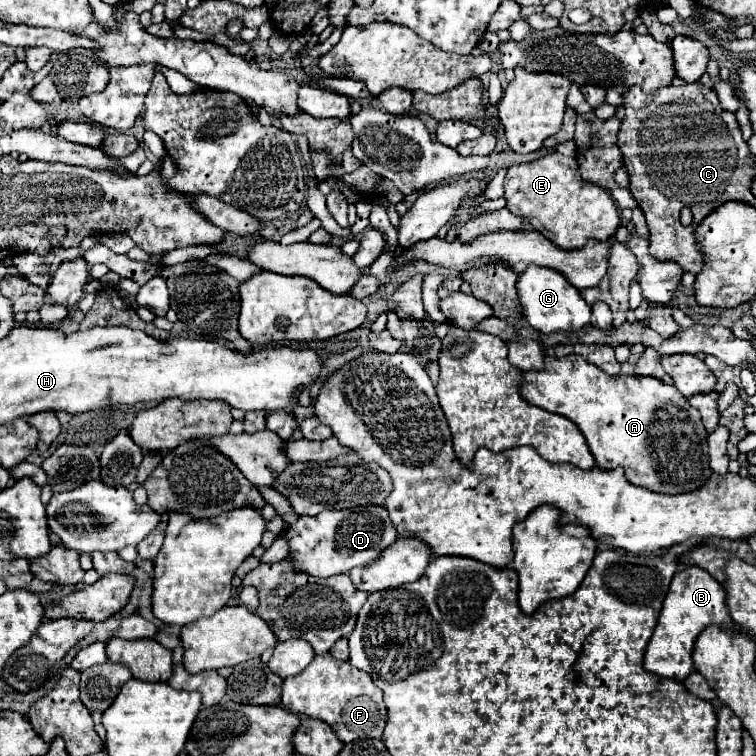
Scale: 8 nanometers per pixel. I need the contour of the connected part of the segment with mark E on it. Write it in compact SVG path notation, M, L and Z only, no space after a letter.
M550 152L528 164L510 166L504 178L506 208L512 214L528 218L532 224L540 224L540 230L556 246L564 250L582 248L588 238L608 240L620 228L620 212L598 184L586 182L578 174L576 158L566 158L560 152Z

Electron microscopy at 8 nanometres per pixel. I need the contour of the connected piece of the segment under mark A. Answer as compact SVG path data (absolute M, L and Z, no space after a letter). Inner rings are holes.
M574 354L566 358L546 356L546 368L542 372L524 372L522 396L526 402L542 410L570 418L584 434L590 452L596 458L596 466L600 470L614 470L622 466L628 482L636 486L658 494L684 494L698 490L712 474L706 446L708 432L702 426L698 410L688 404L676 386L664 384L662 380L636 374L606 376L606 372L602 372L598 366Z

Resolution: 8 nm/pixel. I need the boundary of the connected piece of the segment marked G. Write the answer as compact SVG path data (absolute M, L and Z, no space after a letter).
M528 266L526 272L518 278L518 296L524 308L524 316L530 322L532 328L536 328L542 334L554 334L554 332L578 332L584 326L590 324L592 308L586 304L578 288L568 284L564 274L558 274L558 270L540 268L540 266Z

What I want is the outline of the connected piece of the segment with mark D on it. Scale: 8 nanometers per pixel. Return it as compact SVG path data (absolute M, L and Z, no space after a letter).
M356 506L350 510L324 510L318 516L300 516L284 534L290 540L290 554L296 560L296 568L324 578L372 562L398 536L384 506Z

